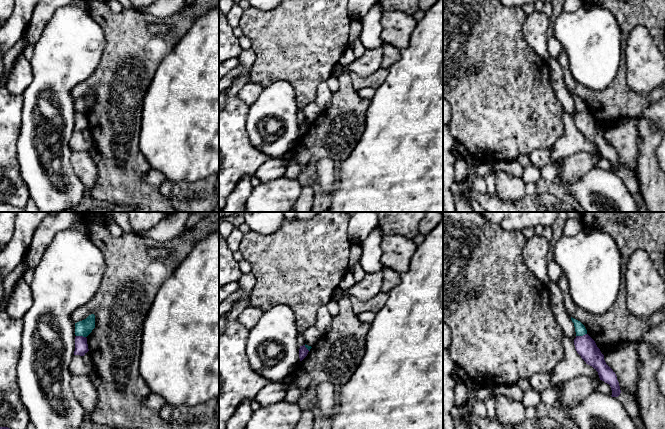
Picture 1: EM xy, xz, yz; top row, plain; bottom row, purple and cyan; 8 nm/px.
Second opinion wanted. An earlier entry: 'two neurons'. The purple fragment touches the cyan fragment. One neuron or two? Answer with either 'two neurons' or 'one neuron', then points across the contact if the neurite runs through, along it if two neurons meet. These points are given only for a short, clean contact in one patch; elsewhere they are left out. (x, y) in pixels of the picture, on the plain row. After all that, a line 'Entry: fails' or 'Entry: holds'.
two neurons; border yz (586, 109), (576, 112)
Entry: holds

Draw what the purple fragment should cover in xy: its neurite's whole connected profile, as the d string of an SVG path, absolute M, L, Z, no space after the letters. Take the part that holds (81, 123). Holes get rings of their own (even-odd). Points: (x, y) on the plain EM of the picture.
M76 112L74 131L84 132L88 127L89 125L87 120L87 114L83 112Z

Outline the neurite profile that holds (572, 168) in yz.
M580 151L563 158L560 161L557 181L560 183L573 183L597 166L599 158L590 153Z

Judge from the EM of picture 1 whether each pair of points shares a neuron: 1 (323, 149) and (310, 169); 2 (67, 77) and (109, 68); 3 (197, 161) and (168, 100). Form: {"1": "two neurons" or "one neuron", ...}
{"1": "one neuron", "2": "two neurons", "3": "one neuron"}

